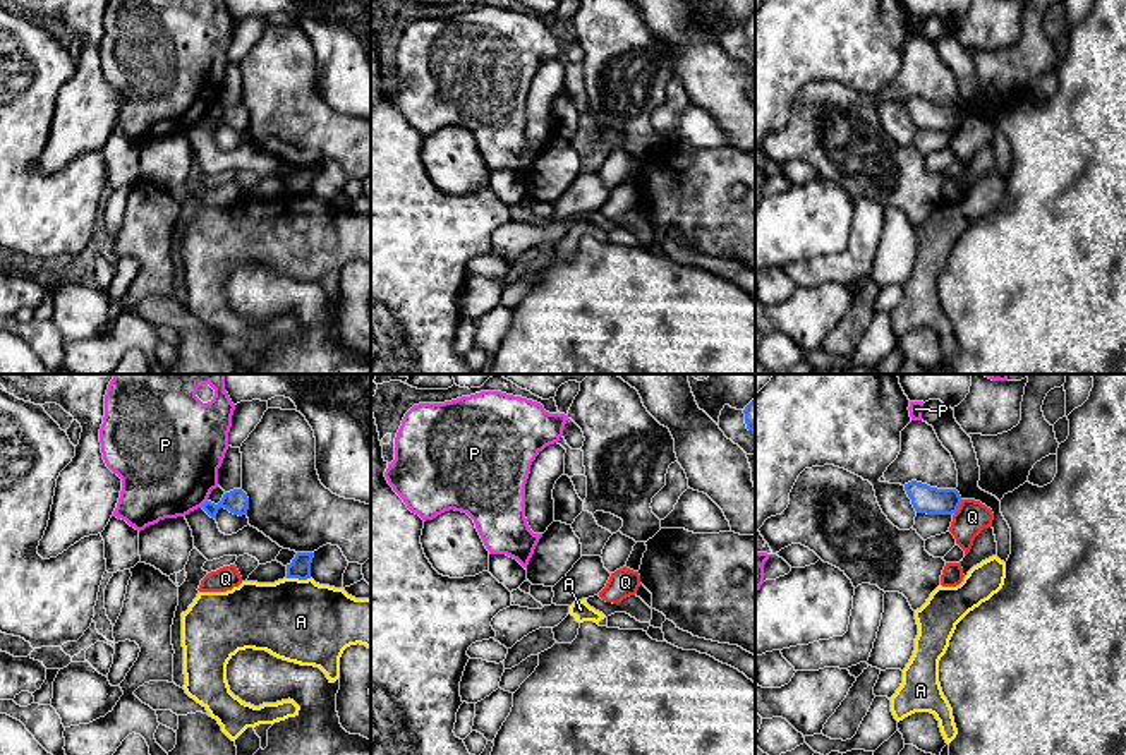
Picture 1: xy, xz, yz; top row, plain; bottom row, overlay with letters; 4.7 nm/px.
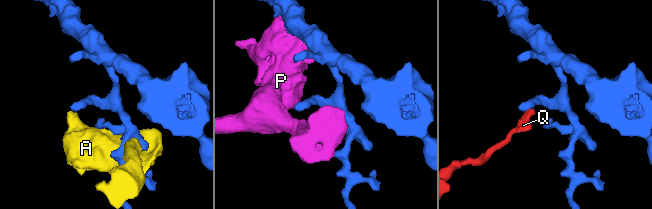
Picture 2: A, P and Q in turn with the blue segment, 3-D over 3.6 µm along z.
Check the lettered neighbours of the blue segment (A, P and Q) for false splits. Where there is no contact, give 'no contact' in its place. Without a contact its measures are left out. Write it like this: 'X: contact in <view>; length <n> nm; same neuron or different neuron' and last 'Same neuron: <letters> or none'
A: contact in xy; length 110 nm; different neuron
P: contact in xy; length 50 nm; different neuron
Q: contact in yz; length 80 nm; different neuron
Same neuron: none

